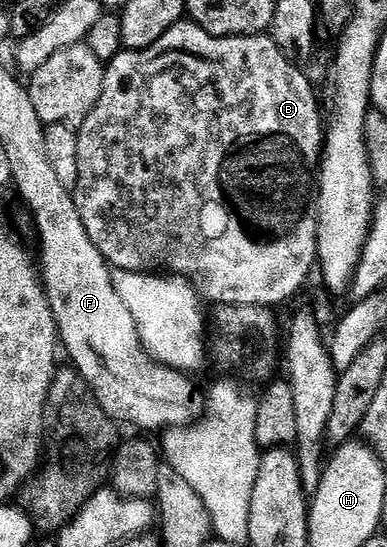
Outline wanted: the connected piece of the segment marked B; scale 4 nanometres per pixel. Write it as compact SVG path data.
M183 20L177 22L172 28L168 28L168 32L164 32L164 36L160 36L160 40L156 40L156 44L152 44L143 50L123 49L121 54L117 54L113 60L105 63L106 75L104 76L104 88L100 92L100 100L96 100L96 108L92 108L92 112L77 127L78 147L76 148L76 168L78 169L78 179L73 188L74 203L80 212L80 220L84 220L84 228L88 232L88 240L92 240L92 244L96 244L96 248L100 252L100 256L104 256L104 260L110 263L114 270L127 270L128 272L136 272L137 274L158 274L165 272L170 276L177 276L179 279L185 280L203 299L206 298L210 302L219 302L222 308L227 306L264 306L267 308L278 308L281 302L286 302L294 294L297 286L302 286L306 282L306 277L313 271L316 266L316 222L312 214L312 187L316 182L316 163L320 158L320 147L324 142L324 114L320 109L320 98L314 95L314 86L301 74L299 67L293 62L289 62L284 56L284 52L280 52L280 48L276 48L274 39L269 33L253 34L252 36L240 36L239 38L217 38L208 32L204 32L204 28L200 28L193 20Z

